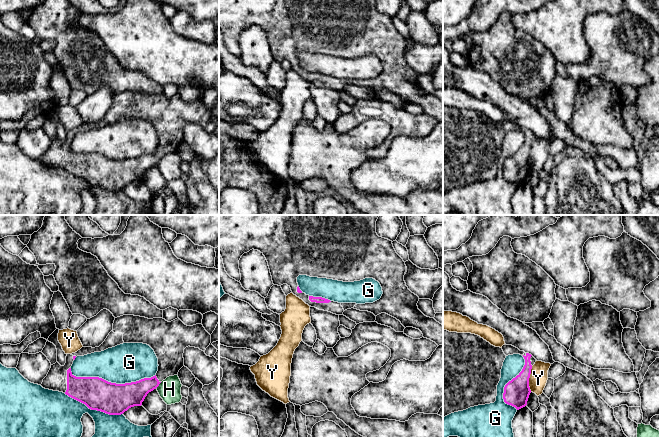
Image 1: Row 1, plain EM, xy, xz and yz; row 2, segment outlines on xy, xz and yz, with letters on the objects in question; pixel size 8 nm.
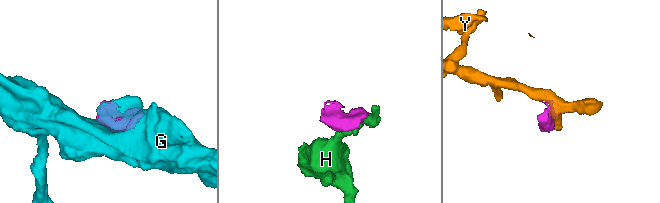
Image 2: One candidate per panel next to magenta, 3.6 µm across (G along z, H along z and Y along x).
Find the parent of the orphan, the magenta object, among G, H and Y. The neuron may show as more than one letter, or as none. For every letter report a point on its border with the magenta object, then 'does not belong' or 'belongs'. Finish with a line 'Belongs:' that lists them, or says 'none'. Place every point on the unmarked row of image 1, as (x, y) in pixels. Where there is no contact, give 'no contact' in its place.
G: xy (110, 158) | does not belong
H: xy (158, 161) | does not belong
Y: yz (528, 155) | does not belong
Belongs: none

